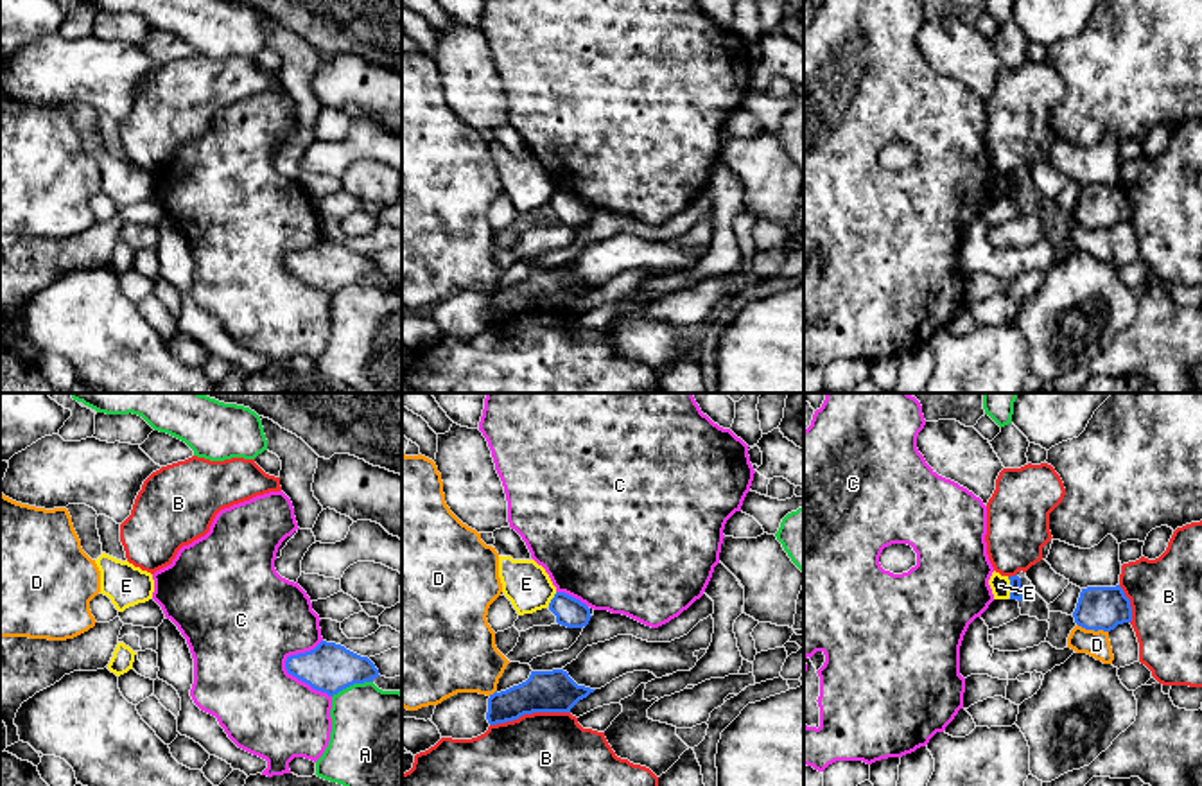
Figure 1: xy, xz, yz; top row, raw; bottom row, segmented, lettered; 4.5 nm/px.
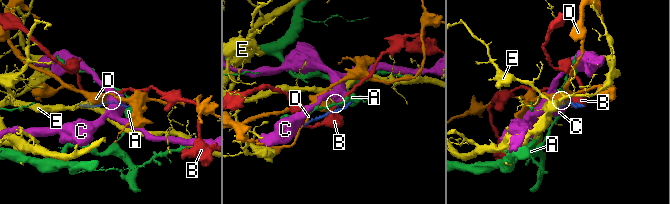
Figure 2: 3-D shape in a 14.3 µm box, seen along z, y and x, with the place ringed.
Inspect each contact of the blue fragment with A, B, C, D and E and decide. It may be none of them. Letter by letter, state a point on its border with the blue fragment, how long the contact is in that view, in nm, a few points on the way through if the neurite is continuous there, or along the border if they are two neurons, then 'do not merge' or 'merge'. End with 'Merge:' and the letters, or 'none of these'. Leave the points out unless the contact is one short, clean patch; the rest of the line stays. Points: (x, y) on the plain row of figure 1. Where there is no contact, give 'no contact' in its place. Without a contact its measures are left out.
A: xy (352, 282) | 200 nm | do not merge
B: xz (530, 311) | 360 nm | do not merge
C: xy (302, 279) | 280 nm | do not merge
D: yz (1093, 227) | 150 nm | do not merge
E: yz (1010, 185) | 90 nm | along yz (1007, 176), (1010, 194) | do not merge
Merge: none of these

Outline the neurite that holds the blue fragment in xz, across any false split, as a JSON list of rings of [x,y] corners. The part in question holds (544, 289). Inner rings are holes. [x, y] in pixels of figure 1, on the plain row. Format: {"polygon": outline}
{"polygon": [[[531,269],[529,276],[488,296],[490,323],[518,318],[533,310],[571,310],[596,287],[578,284],[567,269]]]}

